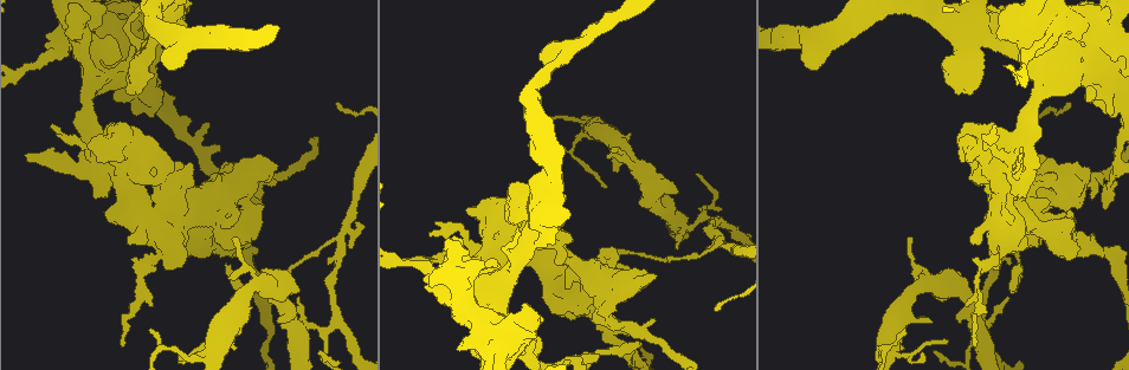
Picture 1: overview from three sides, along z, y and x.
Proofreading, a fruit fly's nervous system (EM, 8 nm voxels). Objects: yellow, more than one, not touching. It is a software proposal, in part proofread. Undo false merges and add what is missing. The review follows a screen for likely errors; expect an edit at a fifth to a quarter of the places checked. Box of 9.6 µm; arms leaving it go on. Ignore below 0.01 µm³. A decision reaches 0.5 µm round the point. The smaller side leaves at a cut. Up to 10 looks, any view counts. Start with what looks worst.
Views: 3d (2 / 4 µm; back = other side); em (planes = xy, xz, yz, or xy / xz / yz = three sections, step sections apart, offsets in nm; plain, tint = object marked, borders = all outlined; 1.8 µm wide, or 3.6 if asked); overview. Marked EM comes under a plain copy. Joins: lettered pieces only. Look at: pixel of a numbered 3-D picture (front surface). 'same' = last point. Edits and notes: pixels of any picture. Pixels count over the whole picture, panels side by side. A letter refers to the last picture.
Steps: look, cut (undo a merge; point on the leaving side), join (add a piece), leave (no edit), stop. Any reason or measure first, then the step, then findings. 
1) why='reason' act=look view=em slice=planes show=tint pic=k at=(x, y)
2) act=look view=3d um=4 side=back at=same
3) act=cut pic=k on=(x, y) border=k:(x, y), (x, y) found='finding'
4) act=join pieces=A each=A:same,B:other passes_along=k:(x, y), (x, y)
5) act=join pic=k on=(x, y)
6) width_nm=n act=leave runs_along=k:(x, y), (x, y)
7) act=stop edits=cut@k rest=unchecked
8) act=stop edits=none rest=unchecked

why='calibre changes' act=look view=em um=3.6 slice=planes show=borders pic=1 at=(569, 273)

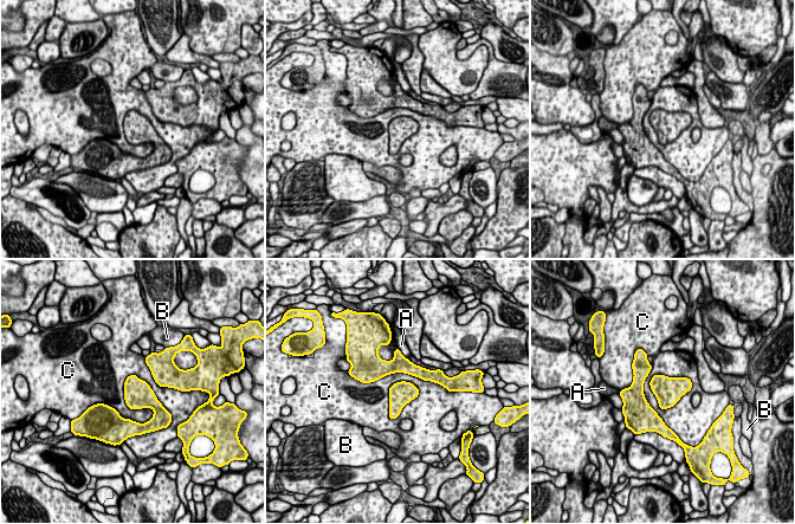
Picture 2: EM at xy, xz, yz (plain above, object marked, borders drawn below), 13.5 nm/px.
longest_contact=C:1050nm act=leave each=A:other,B:other,C:other border=2:(94, 405), (168, 412) found='one cell here'

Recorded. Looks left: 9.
why='four or more arms meet' act=look view=em um=3.6 slice=planes show=borders pic=1 at=(479, 290)

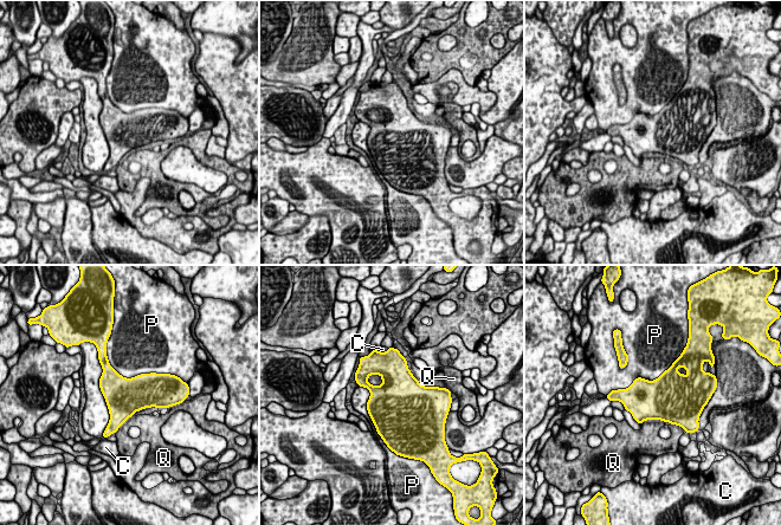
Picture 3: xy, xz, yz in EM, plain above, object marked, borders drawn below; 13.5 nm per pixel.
act=leave each=C:other,P:other,Q:other border=3:(101, 365), (104, 430) found='all the same cell'

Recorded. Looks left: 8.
why='narrows sharply' act=look view=3d um=4 pic=1 at=(974, 24)

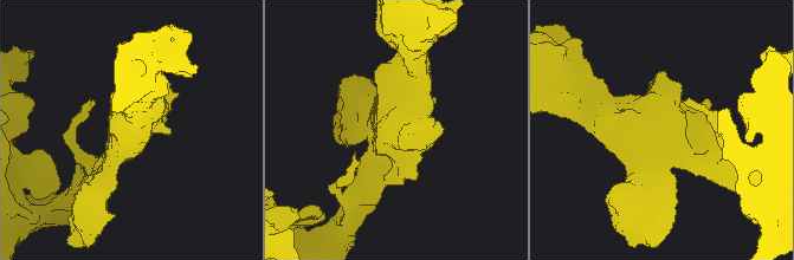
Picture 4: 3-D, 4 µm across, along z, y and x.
why='now the EM' act=look view=em slice=planes show=borders pic=4 at=(657, 134)

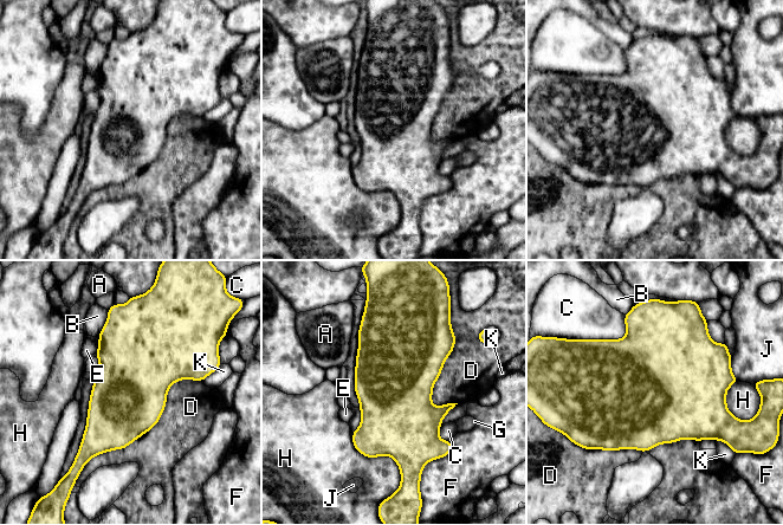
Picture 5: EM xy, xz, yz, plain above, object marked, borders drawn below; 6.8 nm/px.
longest_contact=D:950nm act=leave each=A:other,B:other,C:other,D:other,E:other,F:other,G:other,H:other,J:other,K:other border=5:(201, 380), (85, 462) found='one cell here'

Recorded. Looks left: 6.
why='sudden change in width' act=look view=3d um=4 pic=1 at=(309, 324)

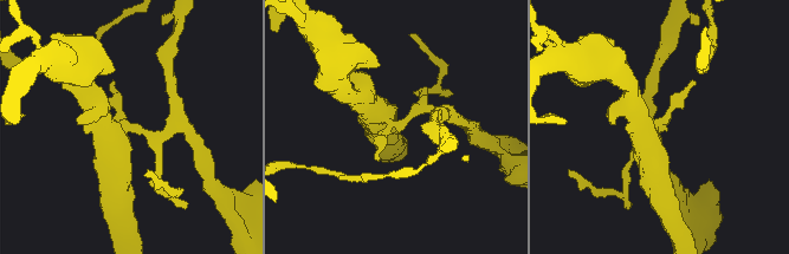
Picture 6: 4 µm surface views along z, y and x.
act=look view=em slice=planes show=borders pic=6 at=(129, 127)

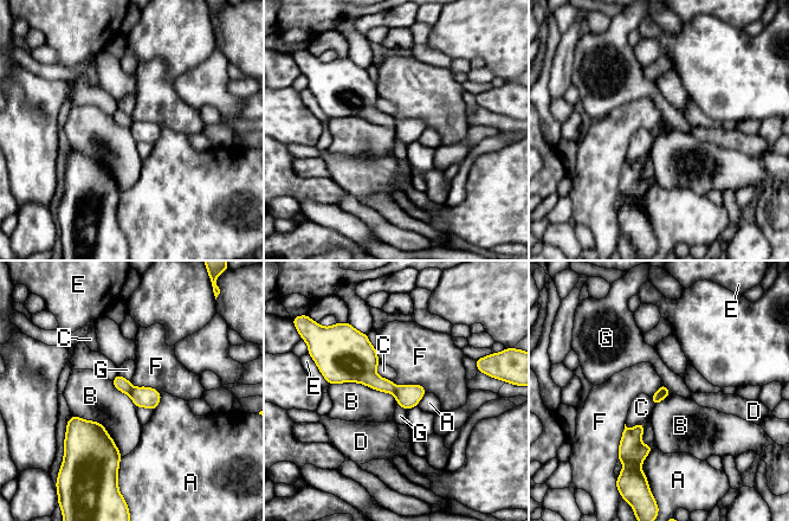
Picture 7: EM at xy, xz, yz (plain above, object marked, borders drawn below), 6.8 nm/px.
act=cut pic=7 on=(408, 396) each=A:other,B:other,C:other,D:other,E:other,F:other,G:other border=7:(396, 386), (393, 393) found='a second cell is stuck on'

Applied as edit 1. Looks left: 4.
act=stop edits=cut@7 rest=unchecked

